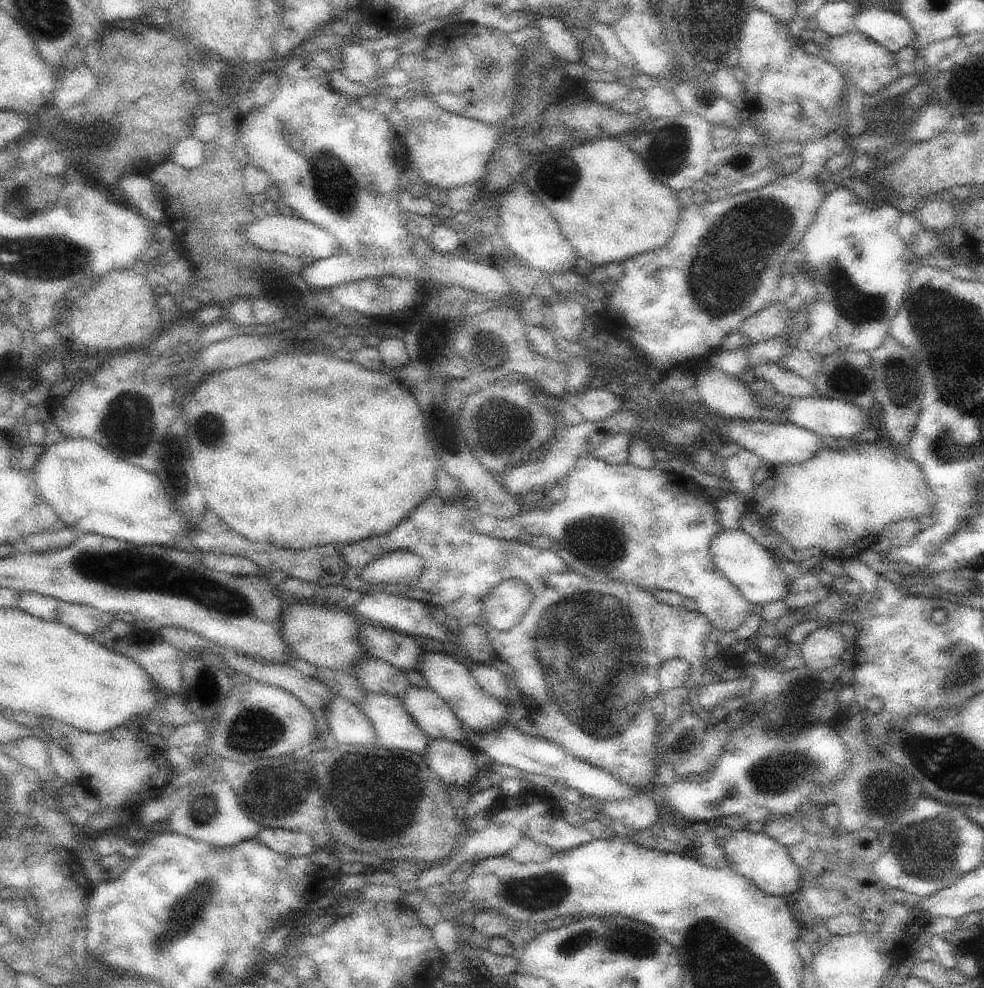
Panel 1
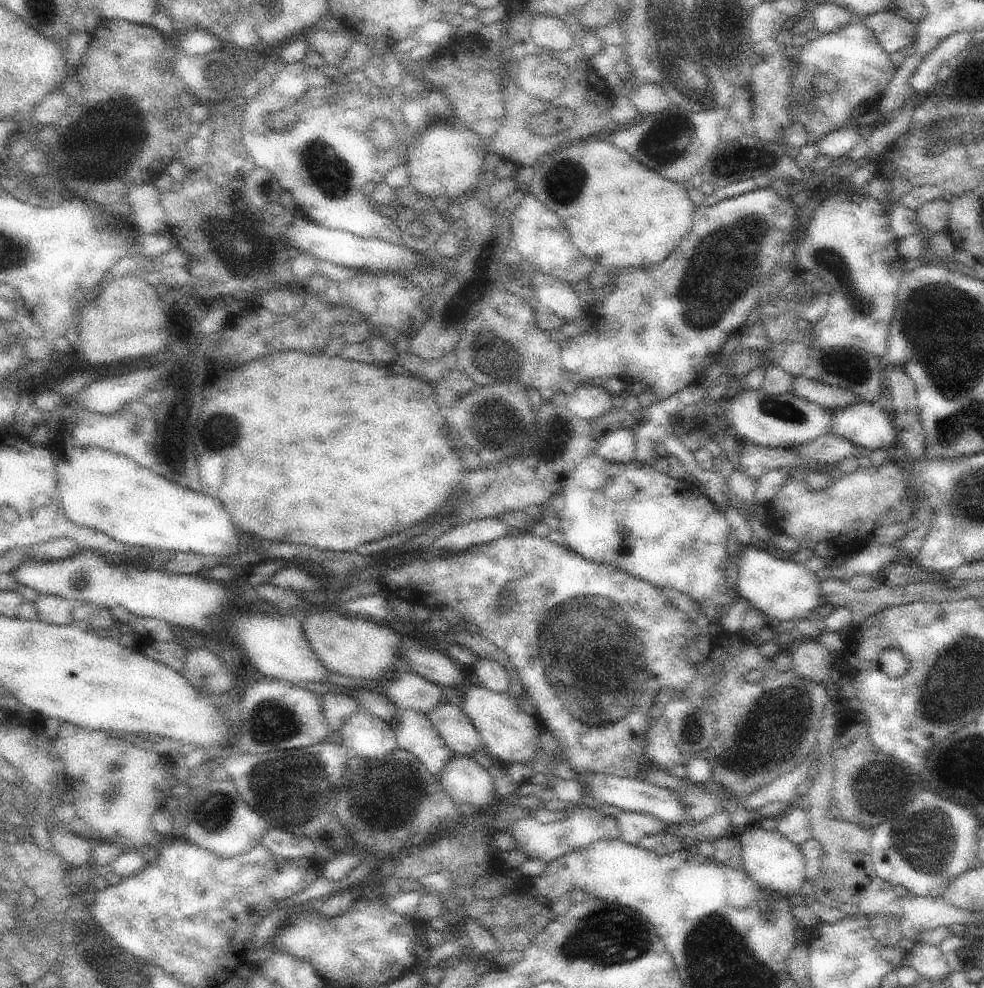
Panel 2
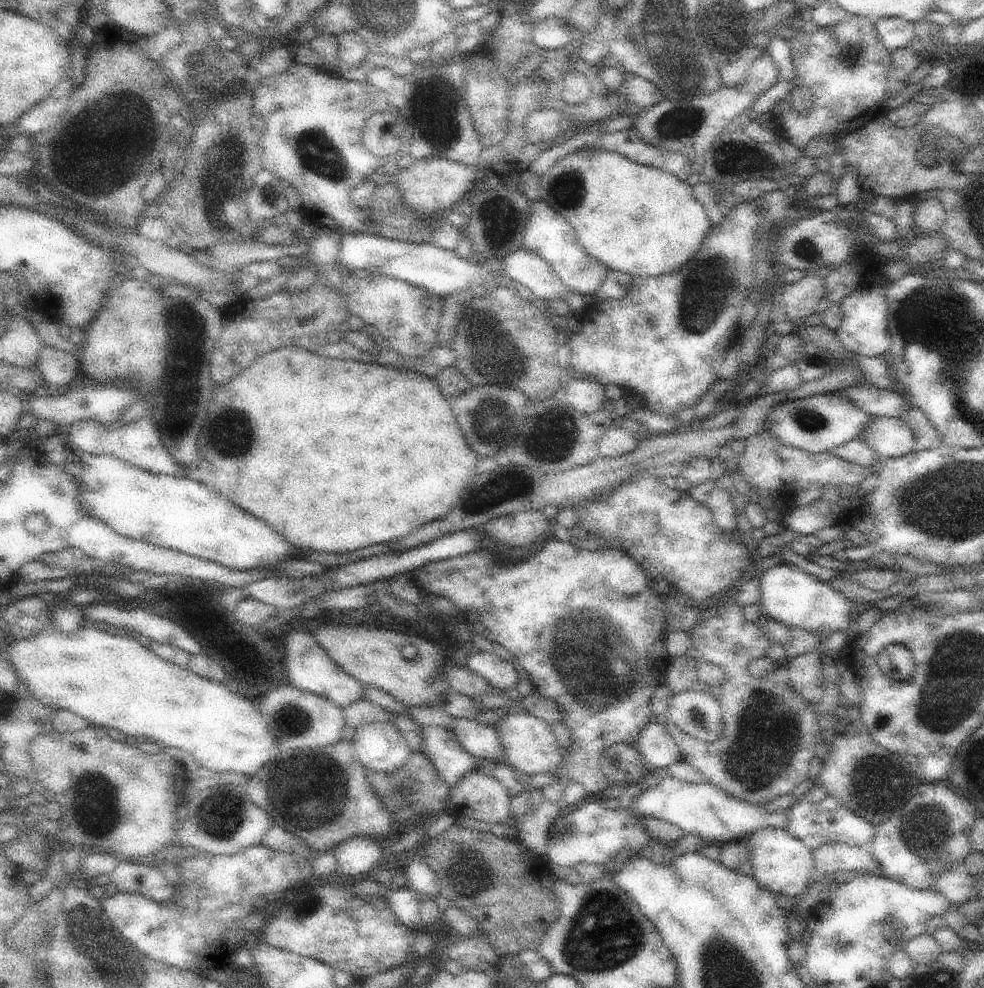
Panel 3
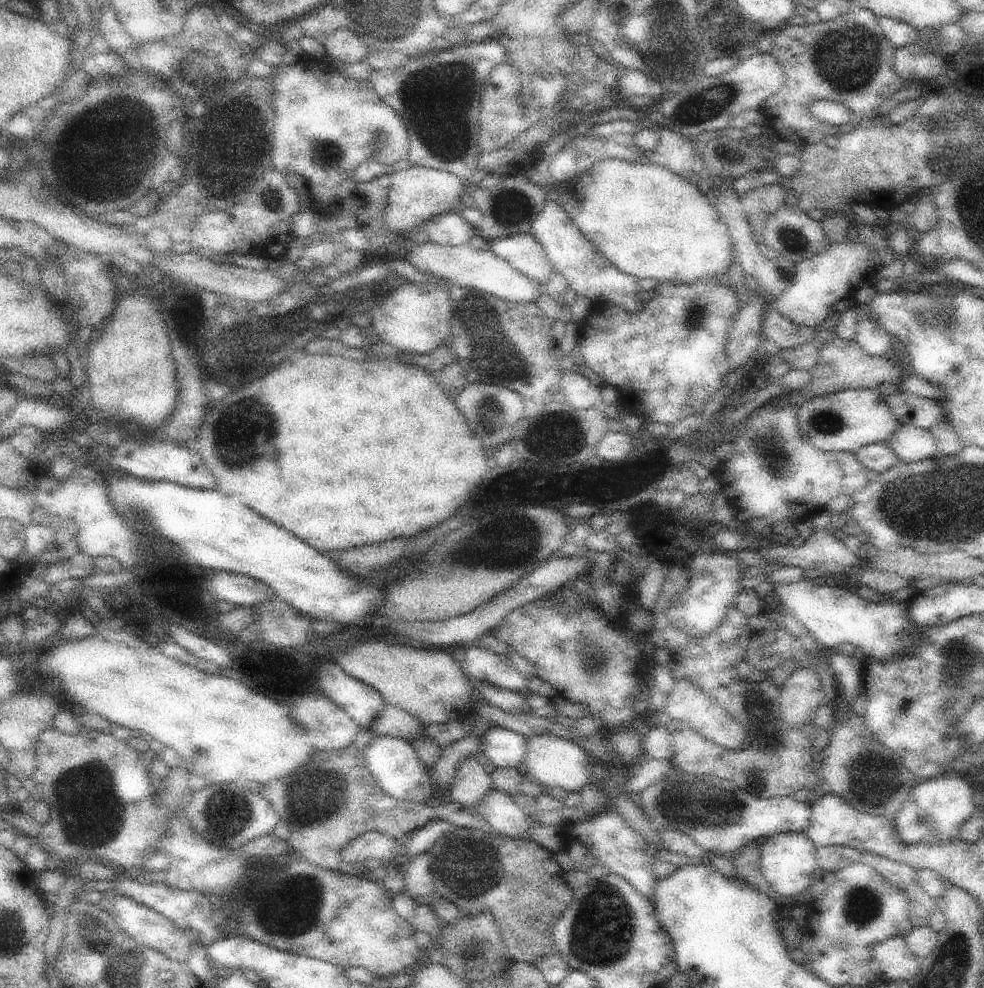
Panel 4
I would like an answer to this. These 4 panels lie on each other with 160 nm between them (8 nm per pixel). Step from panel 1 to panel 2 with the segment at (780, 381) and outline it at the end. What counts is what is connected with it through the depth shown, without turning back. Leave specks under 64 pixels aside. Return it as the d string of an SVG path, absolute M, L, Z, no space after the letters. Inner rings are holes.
M806 375L793 378L791 392L827 410L862 401L856 399L855 394L849 390L826 384L818 379L808 378Z

